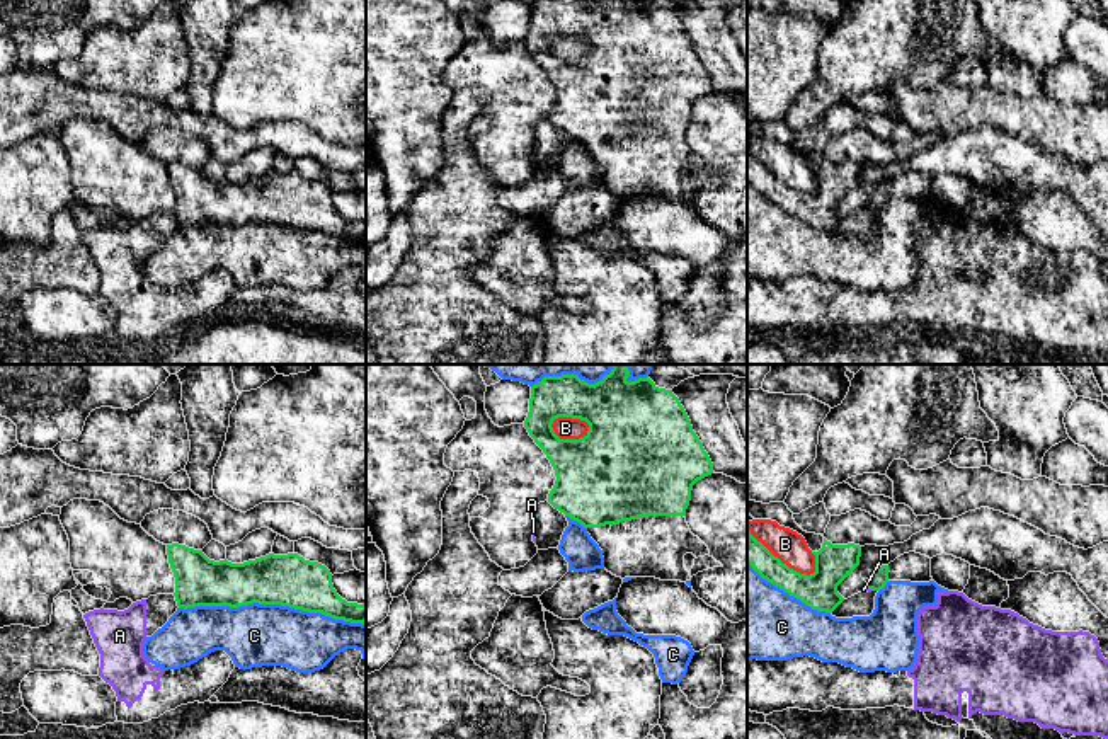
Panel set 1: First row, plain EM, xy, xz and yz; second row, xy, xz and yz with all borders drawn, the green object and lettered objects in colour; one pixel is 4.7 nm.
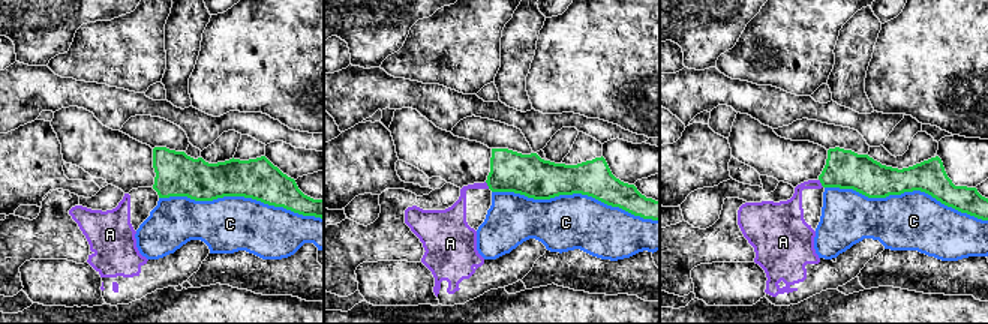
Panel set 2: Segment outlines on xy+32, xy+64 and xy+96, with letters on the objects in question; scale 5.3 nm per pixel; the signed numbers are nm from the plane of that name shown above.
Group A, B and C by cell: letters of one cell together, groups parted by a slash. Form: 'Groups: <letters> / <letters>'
Groups: A / B / C

